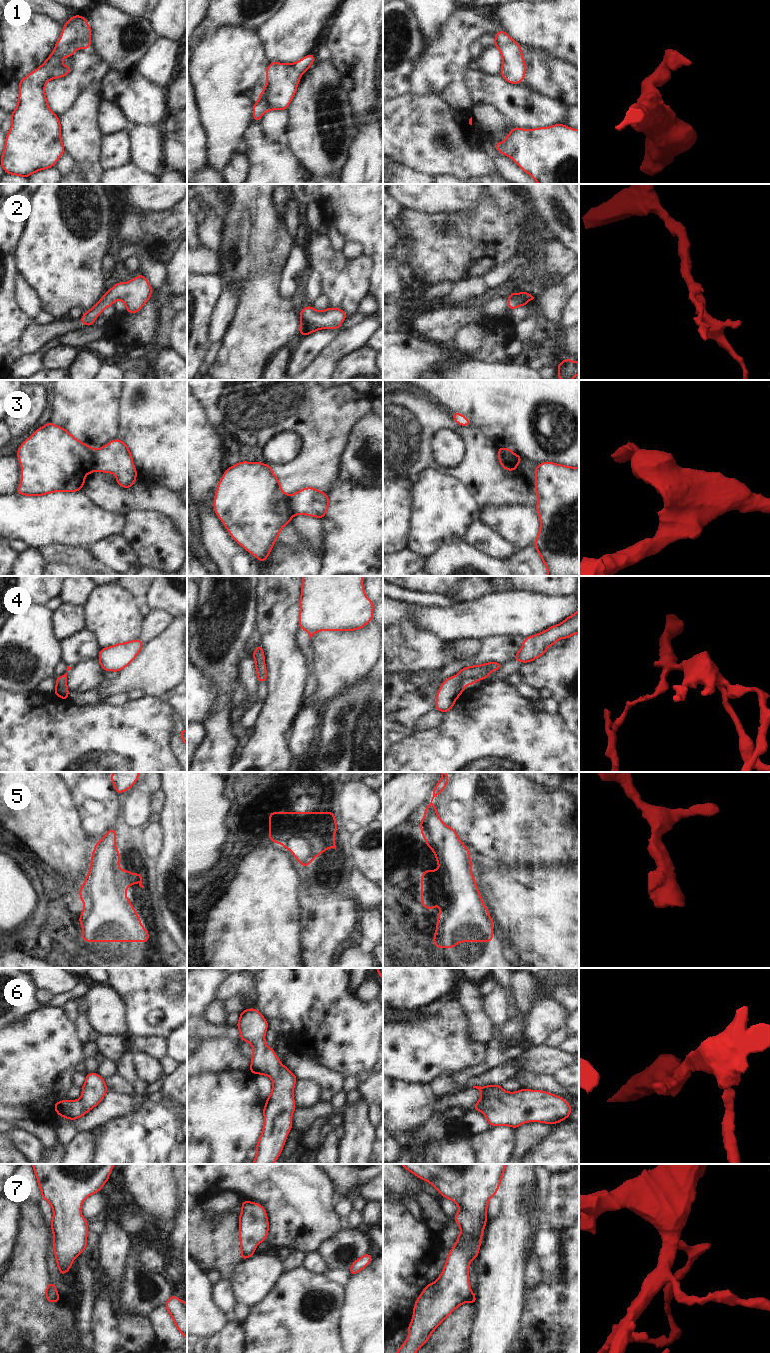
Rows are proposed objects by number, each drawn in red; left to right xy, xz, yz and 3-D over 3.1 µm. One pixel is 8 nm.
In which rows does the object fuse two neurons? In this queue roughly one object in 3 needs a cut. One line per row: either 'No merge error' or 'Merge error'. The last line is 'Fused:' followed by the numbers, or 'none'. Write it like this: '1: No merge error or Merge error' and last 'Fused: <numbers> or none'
1: No merge error
2: No merge error
3: Merge error
4: No merge error
5: No merge error
6: No merge error
7: No merge error
Fused: 3

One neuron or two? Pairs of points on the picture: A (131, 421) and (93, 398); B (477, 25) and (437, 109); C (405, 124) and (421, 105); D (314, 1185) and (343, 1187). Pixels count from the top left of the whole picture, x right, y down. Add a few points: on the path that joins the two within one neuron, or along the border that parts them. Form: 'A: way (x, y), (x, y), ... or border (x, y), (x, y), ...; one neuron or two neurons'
A: border (123, 392), (121, 397), (121, 430), (118, 437); two neurons
B: border (414, 93), (437, 95); two neurons
C: way (410, 119), (419, 110); one neuron
D: border (325, 1174), (333, 1185), (336, 1199); two neurons

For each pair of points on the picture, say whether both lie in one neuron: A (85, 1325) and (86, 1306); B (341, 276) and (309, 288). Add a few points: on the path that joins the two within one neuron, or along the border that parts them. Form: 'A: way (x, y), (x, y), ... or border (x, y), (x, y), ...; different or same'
A: way (85, 1320), (85, 1311); same
B: border (311, 269), (317, 272), (322, 295); different

